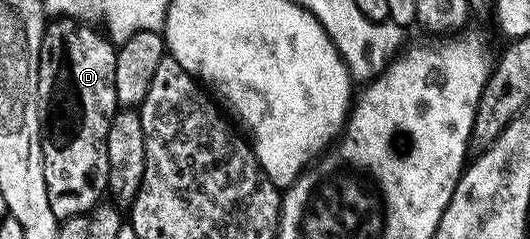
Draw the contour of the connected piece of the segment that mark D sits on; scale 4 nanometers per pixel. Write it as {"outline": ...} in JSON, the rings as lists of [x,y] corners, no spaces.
{"outline":[[[58,17],[51,20],[42,35],[42,58],[38,64],[38,114],[42,128],[42,162],[44,183],[48,191],[48,207],[59,222],[69,217],[89,214],[103,200],[108,179],[108,127],[119,108],[116,95],[115,42],[98,33],[97,28],[79,23],[73,17]]]}

